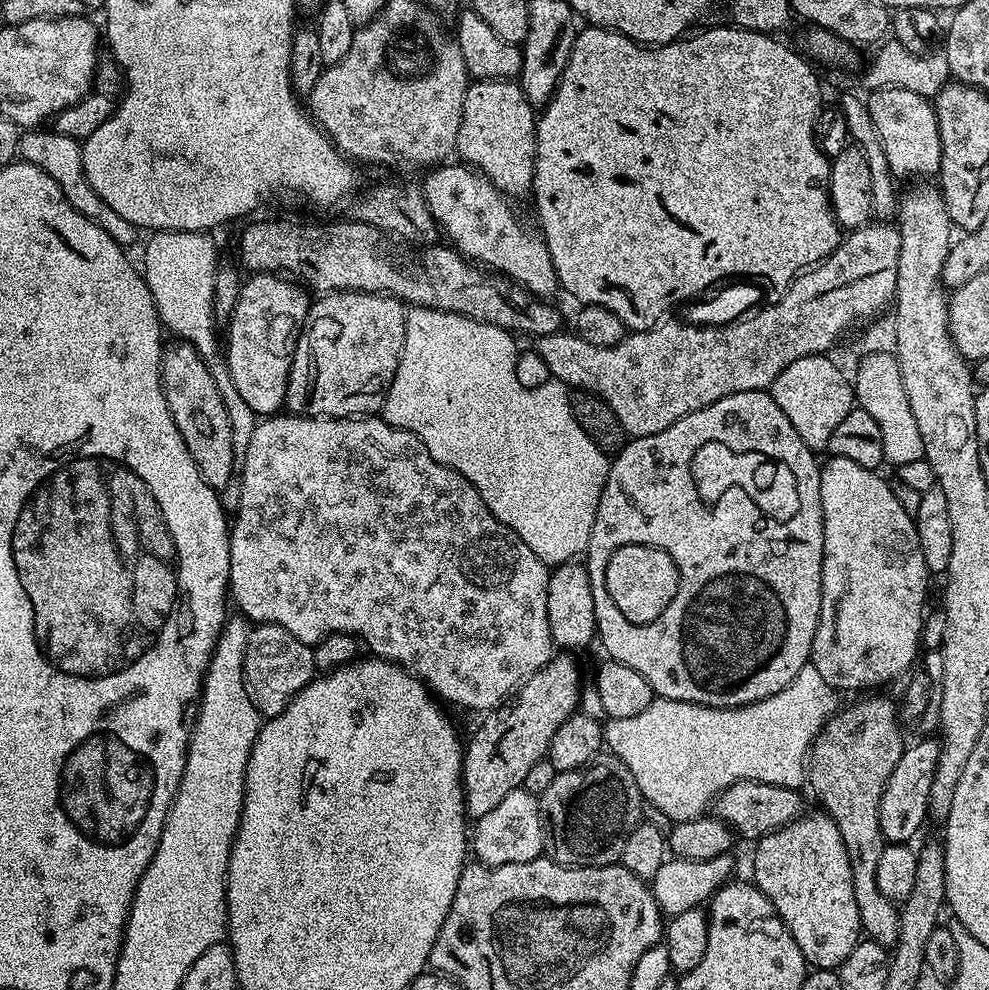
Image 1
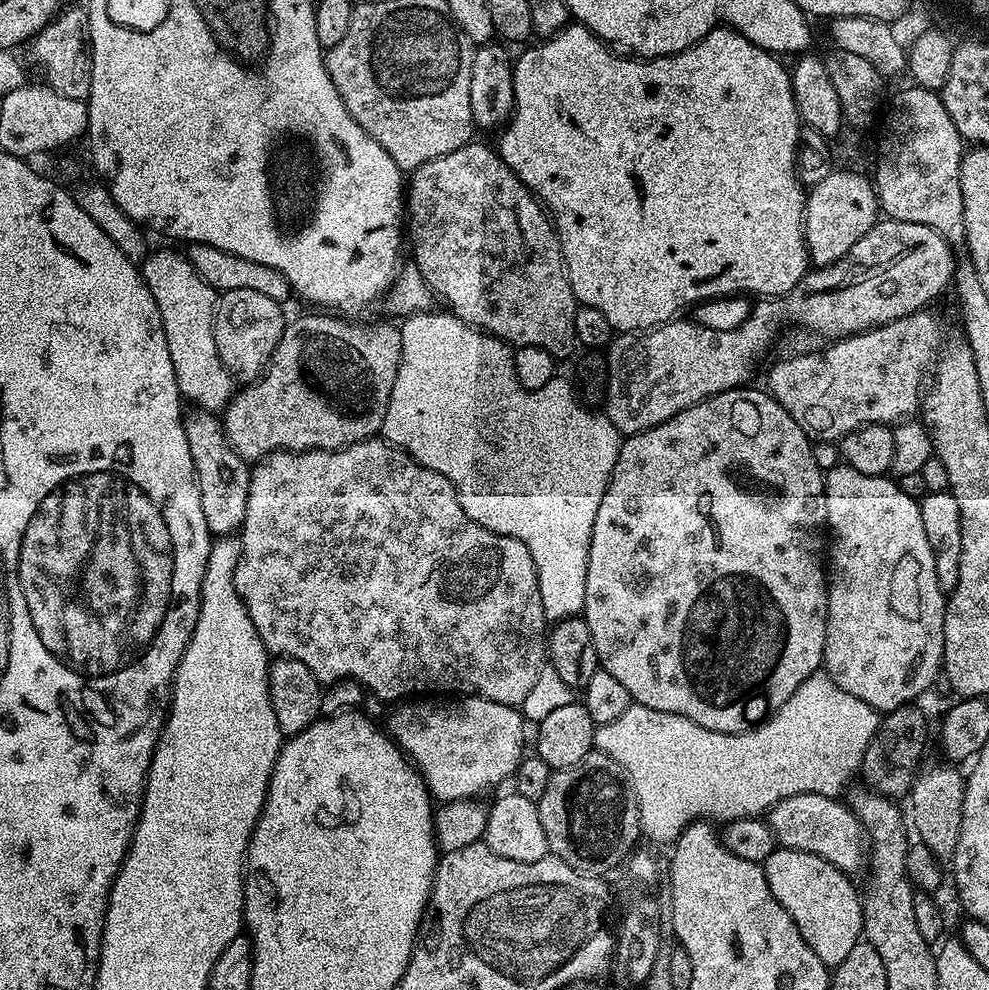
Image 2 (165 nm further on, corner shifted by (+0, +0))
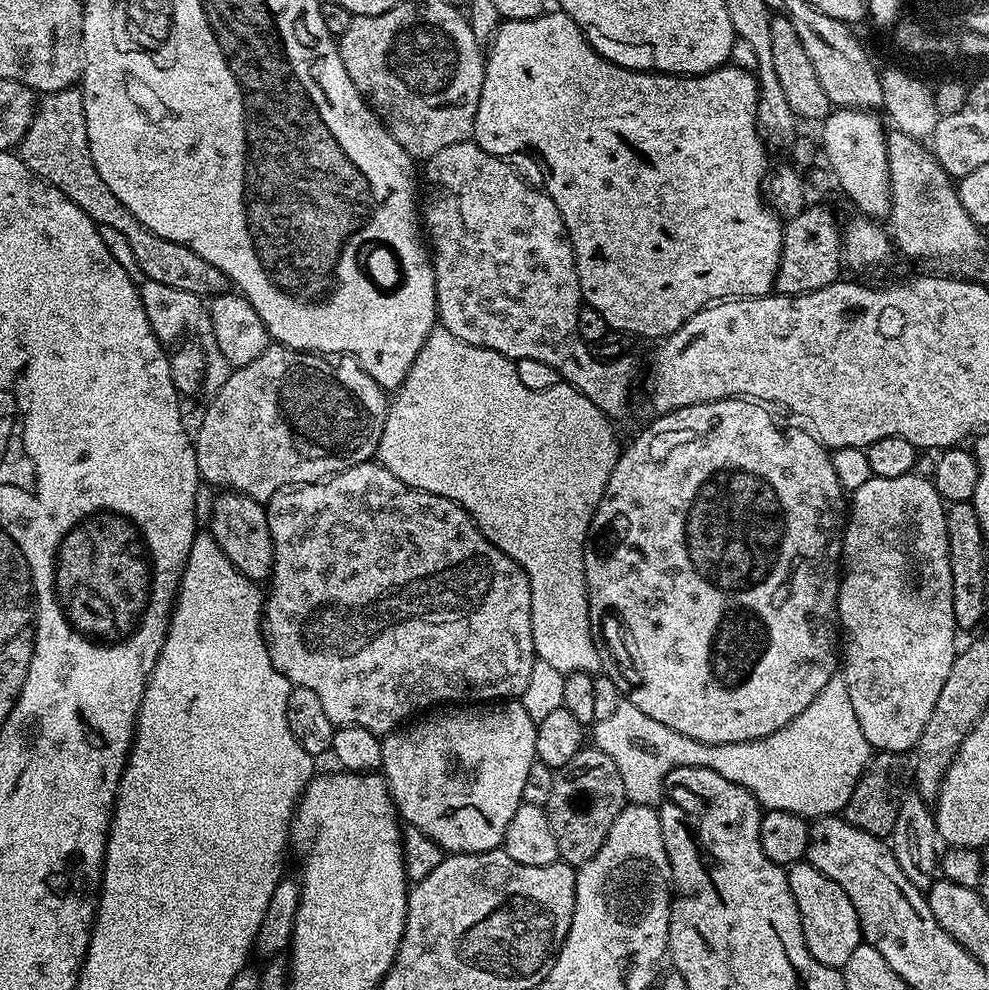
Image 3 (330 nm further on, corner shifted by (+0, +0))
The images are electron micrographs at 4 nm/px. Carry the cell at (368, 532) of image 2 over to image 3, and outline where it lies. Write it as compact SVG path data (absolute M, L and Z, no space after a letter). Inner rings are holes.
M369 462L350 466L334 476L328 477L327 480L320 480L317 484L302 484L285 488L282 492L275 492L272 499L267 501L266 507L274 558L270 583L267 585L267 587L269 586L268 592L266 588L266 599L262 604L264 645L270 654L270 662L274 662L274 666L287 678L289 684L297 688L314 690L314 694L318 694L318 698L322 702L322 710L326 710L326 718L330 718L330 722L334 726L364 727L375 734L387 734L393 728L403 725L413 714L423 713L425 710L431 709L433 706L443 705L445 702L503 702L518 698L524 693L526 685L530 683L530 670L534 670L534 662L536 661L534 634L530 626L530 582L528 575L522 570L522 566L518 566L518 562L514 562L506 554L502 554L502 550L498 550L498 546L494 546L480 533L479 526L475 524L472 516L460 504L454 503L450 498L442 498L438 494L430 494L417 488L408 488L398 478L394 478L394 474L390 474L390 470L386 470L379 462Z

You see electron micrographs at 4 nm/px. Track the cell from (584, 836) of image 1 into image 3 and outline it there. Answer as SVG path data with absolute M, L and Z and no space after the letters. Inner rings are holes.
M595 746L580 749L566 766L555 769L554 787L546 809L550 830L558 842L558 854L563 863L579 866L590 862L606 842L614 818L624 809L626 797L622 786L622 774L614 766L610 754L602 754Z

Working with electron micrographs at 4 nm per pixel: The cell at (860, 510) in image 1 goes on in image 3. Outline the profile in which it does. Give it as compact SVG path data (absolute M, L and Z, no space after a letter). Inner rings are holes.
M909 474L902 478L878 478L872 475L863 486L858 486L858 490L851 493L850 511L847 513L844 529L840 578L840 628L843 635L844 632L848 635L848 641L845 644L843 641L842 644L842 675L846 678L846 686L850 686L850 702L854 702L854 714L858 714L858 726L862 726L862 734L866 734L866 742L873 750L905 754L911 753L918 738L922 738L922 730L926 730L926 722L930 722L930 710L934 710L934 702L938 702L938 694L942 694L942 686L950 675L950 666L954 666L954 658L958 651L946 504L940 499L936 485L929 477L927 480L924 476L916 475Z

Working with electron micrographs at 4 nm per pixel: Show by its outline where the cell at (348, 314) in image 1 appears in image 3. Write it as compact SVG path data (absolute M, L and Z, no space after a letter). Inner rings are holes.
M275 342L269 343L268 348L262 350L262 354L258 354L258 358L254 358L254 362L235 369L230 374L230 378L226 378L226 386L222 386L222 390L214 393L209 400L212 401L209 402L208 409L205 410L204 417L201 418L196 432L194 428L194 447L201 481L205 485L213 484L216 490L241 492L242 495L261 502L271 500L275 492L282 492L285 488L302 484L317 484L320 480L327 480L328 477L334 476L350 466L369 463L375 457L376 447L382 438L380 420L386 422L390 403L385 389L380 388L378 382L374 382L374 378L370 378L370 374L366 374L360 361L355 360L353 356L345 356L338 352L327 354L295 352L293 348L287 348L286 345Z

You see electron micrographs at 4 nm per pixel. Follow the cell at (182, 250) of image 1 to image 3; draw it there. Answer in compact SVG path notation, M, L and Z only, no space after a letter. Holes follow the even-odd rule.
M145 280L139 285L140 301L146 310L146 318L150 318L150 330L159 338L161 344L172 346L179 336L184 336L189 332L189 337L194 338L195 343L200 345L206 358L206 370L204 371L203 391L214 394L226 386L226 378L234 371L230 362L222 358L222 350L218 350L218 342L214 338L212 329L212 318L205 301L199 296L188 293L186 290L177 290L174 286L165 286L163 282ZM173 343L173 344L172 344ZM172 344L172 345L171 345Z

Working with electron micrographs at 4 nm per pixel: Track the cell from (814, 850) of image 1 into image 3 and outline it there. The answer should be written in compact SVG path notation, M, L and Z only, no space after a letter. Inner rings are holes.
M807 862L793 864L787 869L787 873L790 894L794 894L794 902L798 906L798 914L802 918L802 934L806 938L806 946L810 950L810 954L814 954L814 958L818 958L818 962L822 962L822 966L843 969L844 964L850 962L850 954L854 954L854 950L862 942L860 919L854 910L854 902L850 902L850 898L846 898L846 890L842 890L842 886L838 886L838 882L826 878L826 874L822 874L822 870L818 870L813 864Z

